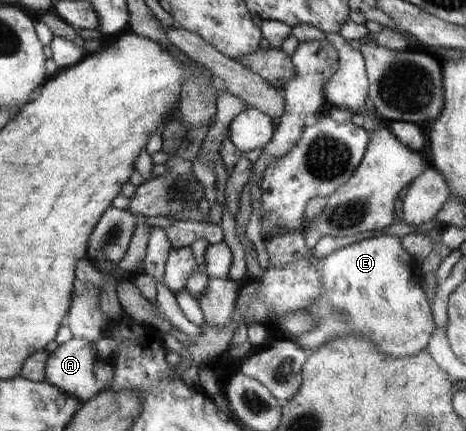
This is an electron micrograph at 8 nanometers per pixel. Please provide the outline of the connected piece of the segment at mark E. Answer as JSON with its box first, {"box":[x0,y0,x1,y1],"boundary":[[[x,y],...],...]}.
{"box":[292,235,436,357],"boundary":[[[379,235],[371,239],[363,239],[352,245],[347,245],[335,250],[331,255],[316,260],[317,271],[324,283],[324,292],[306,307],[305,311],[314,317],[317,326],[309,333],[292,339],[295,344],[301,346],[307,353],[311,353],[316,347],[329,343],[337,337],[347,337],[351,333],[363,333],[369,337],[385,355],[391,357],[409,357],[421,350],[425,350],[436,323],[432,317],[430,301],[426,298],[422,287],[420,266],[402,246],[397,235]]]}

